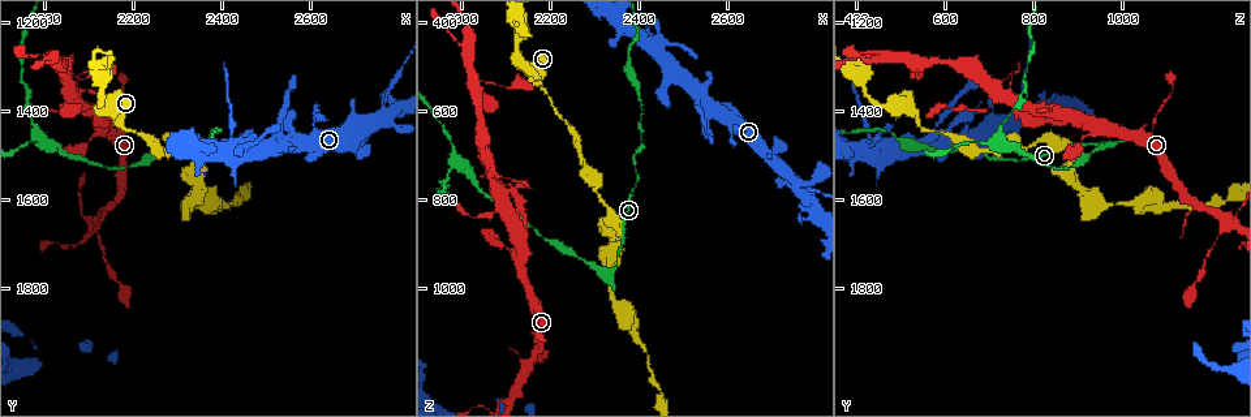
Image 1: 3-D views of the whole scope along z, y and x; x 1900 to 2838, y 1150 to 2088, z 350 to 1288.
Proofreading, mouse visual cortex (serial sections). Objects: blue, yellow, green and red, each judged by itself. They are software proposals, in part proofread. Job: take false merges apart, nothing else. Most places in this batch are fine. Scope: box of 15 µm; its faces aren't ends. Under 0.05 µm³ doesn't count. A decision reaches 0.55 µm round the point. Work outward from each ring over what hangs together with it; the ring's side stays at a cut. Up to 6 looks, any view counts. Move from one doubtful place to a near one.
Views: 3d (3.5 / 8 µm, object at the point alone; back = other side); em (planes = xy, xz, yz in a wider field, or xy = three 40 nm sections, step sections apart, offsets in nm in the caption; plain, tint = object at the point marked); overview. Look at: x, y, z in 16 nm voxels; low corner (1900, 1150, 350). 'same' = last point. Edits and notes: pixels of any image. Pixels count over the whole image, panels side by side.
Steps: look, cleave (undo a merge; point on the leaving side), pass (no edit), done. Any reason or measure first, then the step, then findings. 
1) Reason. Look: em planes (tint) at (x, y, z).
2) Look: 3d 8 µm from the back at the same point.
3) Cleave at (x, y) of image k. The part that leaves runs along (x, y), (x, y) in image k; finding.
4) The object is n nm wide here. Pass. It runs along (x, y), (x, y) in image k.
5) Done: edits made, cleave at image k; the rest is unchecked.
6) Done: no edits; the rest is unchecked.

Looks like a crossing. Look: 3d 3.5 µm from the back at (2125, 1645, 1220).

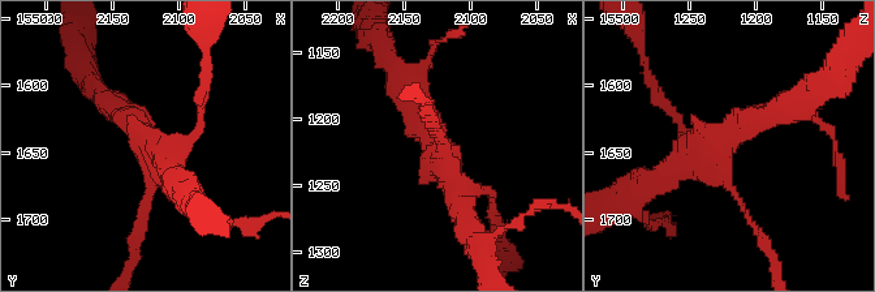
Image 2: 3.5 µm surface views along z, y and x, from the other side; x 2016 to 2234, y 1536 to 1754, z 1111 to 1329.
4 arms meet here; the arms are 100, 150, 300, 300 nm wide; shape alone is not enough. Look: em xy step 1 (plain) at (2122, 1646, 1226).

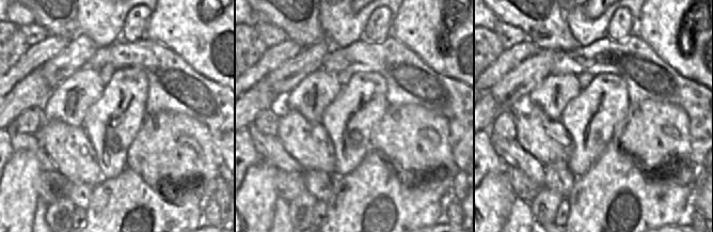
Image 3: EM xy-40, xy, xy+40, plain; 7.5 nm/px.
With the object marked. Look: em xy step 1 (tint) at the same point.

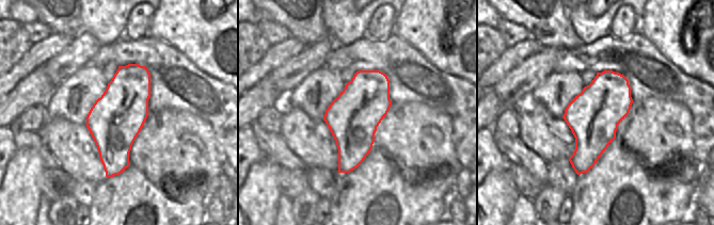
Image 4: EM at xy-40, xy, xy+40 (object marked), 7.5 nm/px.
The object is 400 nm wide here. Pass. It runs along (784, 111), (650, 184) in image 2; all the same cell.

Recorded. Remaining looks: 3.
A narrow waist. Look: 3d 3.5 µm at (2175, 1790, 1165).

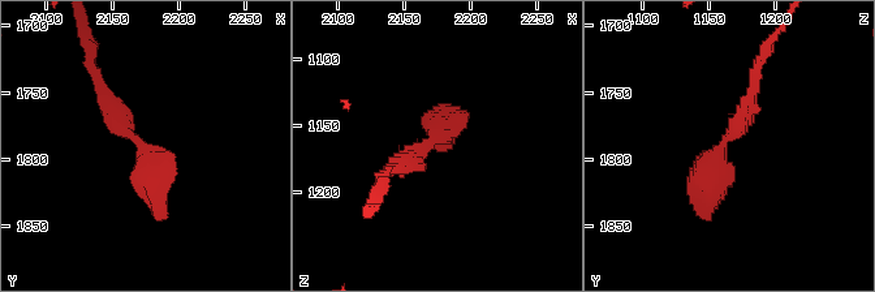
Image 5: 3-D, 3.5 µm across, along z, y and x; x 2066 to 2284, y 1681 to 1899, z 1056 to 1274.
Pass. Continuous, no second cell.

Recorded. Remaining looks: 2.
Thick turns thin. Look: 3d 3.5 µm from the back at (2125, 1390, 460).

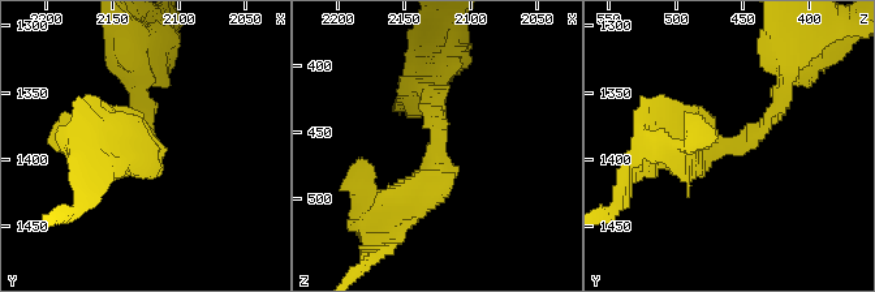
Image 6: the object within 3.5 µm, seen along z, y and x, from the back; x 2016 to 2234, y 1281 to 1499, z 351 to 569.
Look: em planes (tint) at (2126, 1390, 456).

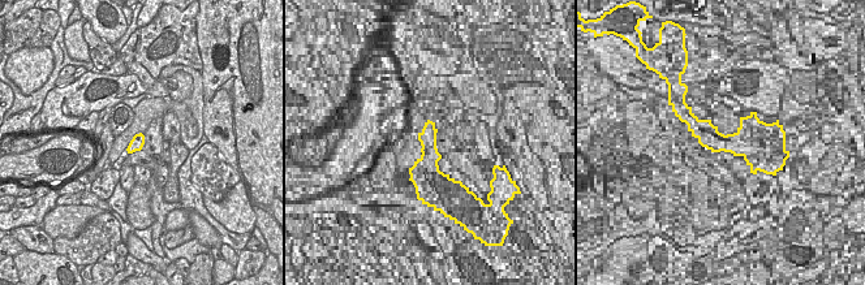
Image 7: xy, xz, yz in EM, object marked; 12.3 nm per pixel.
Pass. It runs along (673, 155), (744, 144), (784, 80) in image 6; all the same cell.

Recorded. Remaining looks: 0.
Done: no edits; the rest is unchecked.

